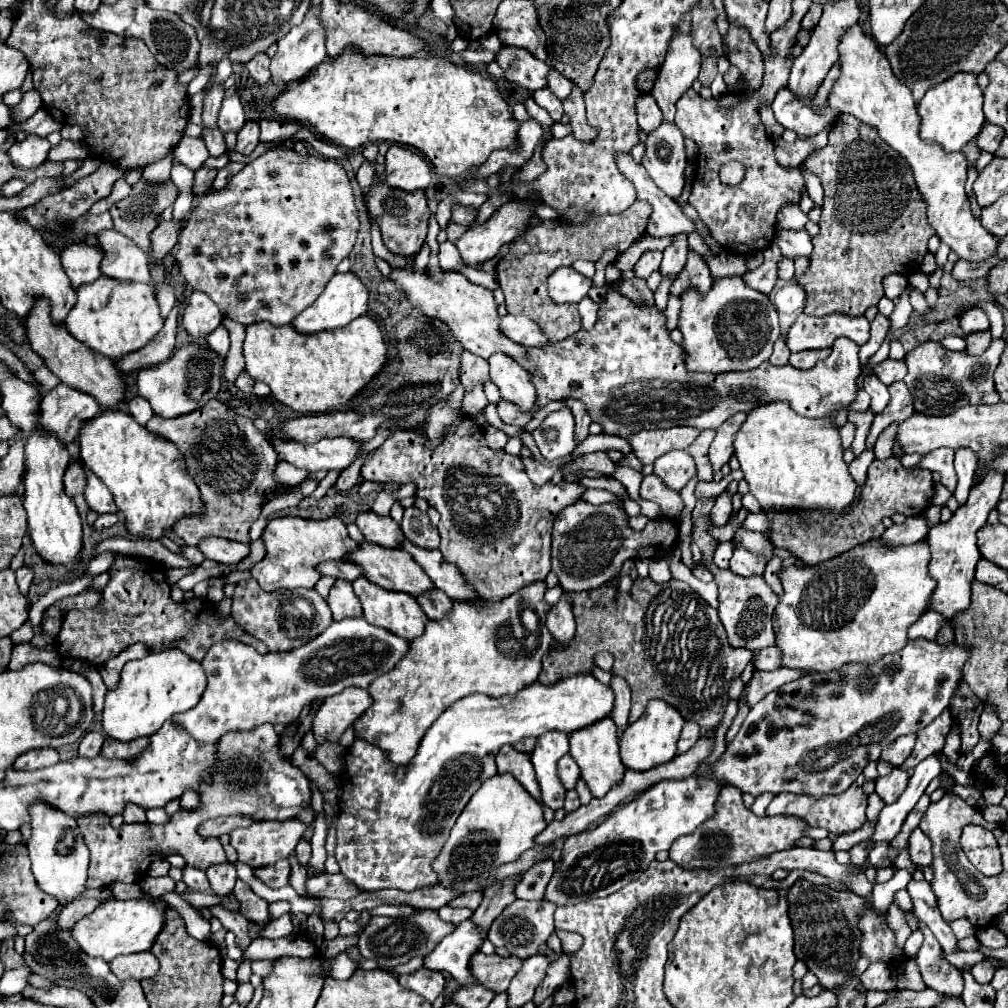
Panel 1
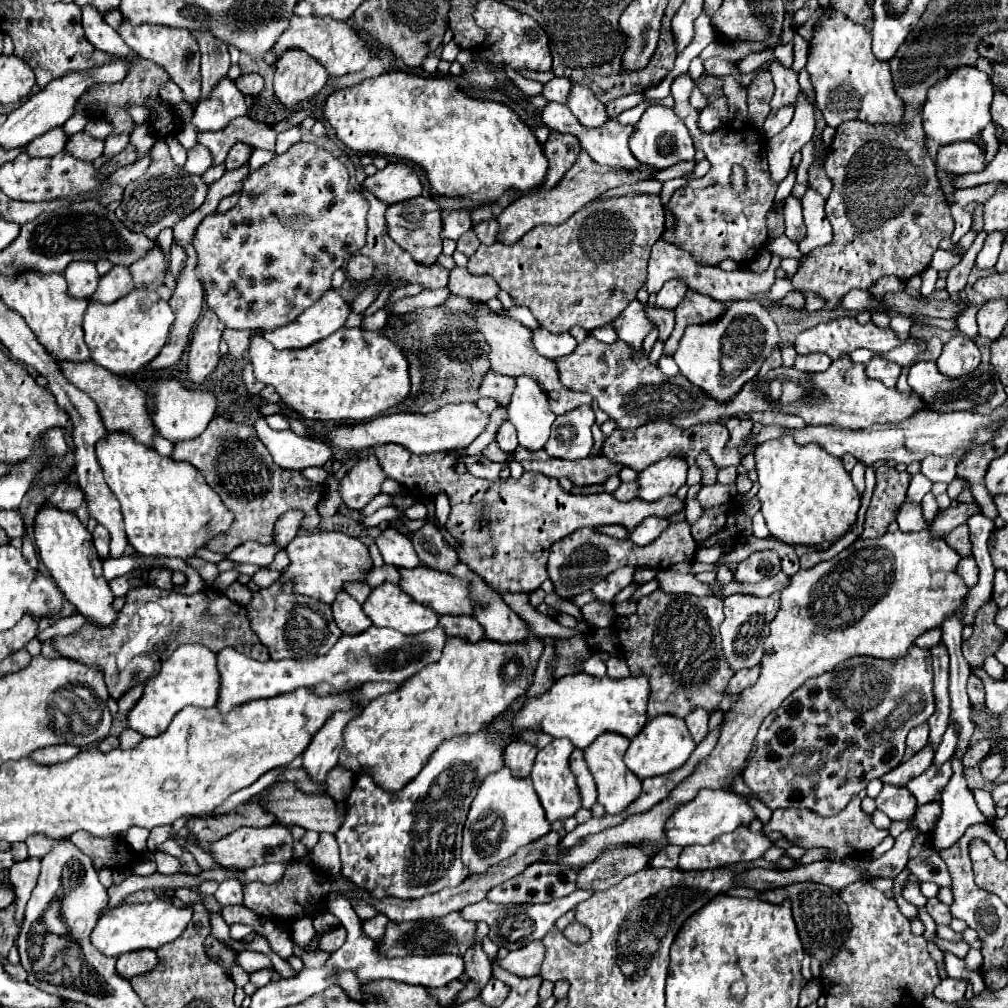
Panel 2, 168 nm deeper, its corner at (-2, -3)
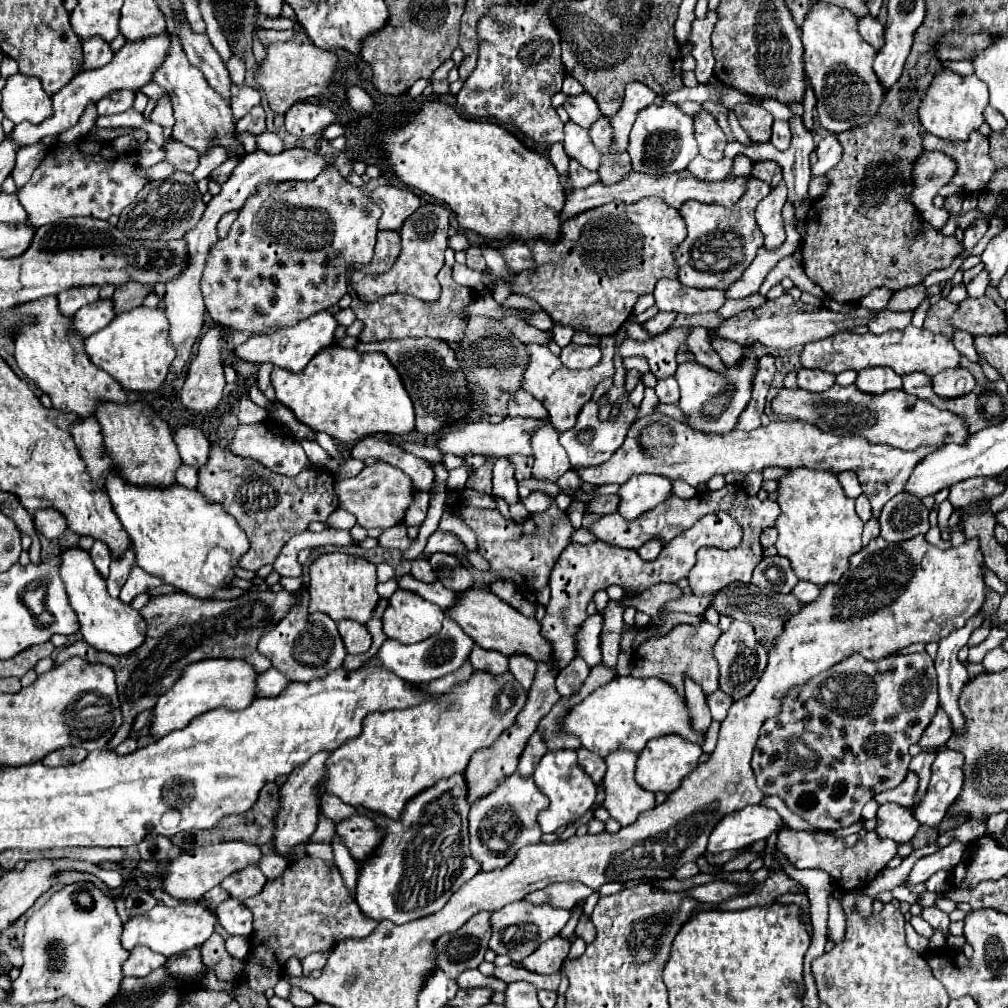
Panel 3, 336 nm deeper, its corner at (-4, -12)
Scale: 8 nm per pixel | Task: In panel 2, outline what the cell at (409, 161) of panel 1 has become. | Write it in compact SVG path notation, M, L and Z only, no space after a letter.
M390 163L382 171L376 171L372 177L366 177L362 187L374 193L386 205L400 203L422 193L418 175L412 171L412 167L400 163Z

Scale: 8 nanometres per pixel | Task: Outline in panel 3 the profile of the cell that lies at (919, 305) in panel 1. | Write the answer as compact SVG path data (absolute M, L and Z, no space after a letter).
M958 258L958 260L956 260L950 268L946 268L946 270L934 270L934 272L930 272L930 276L926 276L926 280L924 280L922 284L928 288L928 286L932 286L932 284L940 284L940 282L944 282L944 280L950 280L950 278L954 276L954 272L958 270L960 262L962 262L962 258Z

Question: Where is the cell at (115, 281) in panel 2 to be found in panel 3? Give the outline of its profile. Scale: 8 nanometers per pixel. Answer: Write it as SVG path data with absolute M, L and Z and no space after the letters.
M106 298L106 300L96 300L94 304L88 304L86 308L80 308L74 318L74 330L82 336L90 336L94 332L98 332L100 328L104 328L106 324L112 322L114 318L114 300Z

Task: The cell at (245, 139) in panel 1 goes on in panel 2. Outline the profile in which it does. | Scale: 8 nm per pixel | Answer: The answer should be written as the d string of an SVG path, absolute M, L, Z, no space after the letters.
M236 143L236 145L228 151L228 157L226 157L226 161L224 161L226 171L232 171L232 169L240 167L240 165L248 159L250 151L252 151L250 145L246 145L246 143Z

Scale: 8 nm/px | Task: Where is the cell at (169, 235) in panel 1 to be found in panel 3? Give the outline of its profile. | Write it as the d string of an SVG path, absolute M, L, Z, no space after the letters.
M136 282L118 286L116 292L114 292L114 296L112 296L114 298L114 312L120 314L120 312L128 312L128 310L140 306L150 292L152 292L150 286L136 284Z

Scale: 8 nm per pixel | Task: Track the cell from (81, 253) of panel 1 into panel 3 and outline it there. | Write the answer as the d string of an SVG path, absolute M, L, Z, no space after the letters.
M78 286L78 288L68 288L66 292L60 292L58 294L60 312L66 316L74 316L76 310L98 300L98 292L100 288L94 288L94 286Z

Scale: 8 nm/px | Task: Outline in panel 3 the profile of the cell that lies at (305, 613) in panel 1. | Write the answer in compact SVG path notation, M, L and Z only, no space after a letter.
M302 586L300 590L292 592L296 598L296 604L290 608L290 612L258 642L258 650L262 656L270 658L272 666L280 670L288 680L300 680L310 682L314 678L324 678L328 672L342 666L342 660L346 656L344 642L336 630L336 622L322 614L310 614L308 612L308 590Z

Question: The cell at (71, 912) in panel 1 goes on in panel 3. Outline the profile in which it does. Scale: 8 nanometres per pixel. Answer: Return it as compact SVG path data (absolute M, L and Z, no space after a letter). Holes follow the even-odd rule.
M244 868L242 872L236 872L222 880L222 888L236 900L244 902L246 898L252 898L262 892L268 878L260 872L260 868ZM240 888L240 890L238 890Z

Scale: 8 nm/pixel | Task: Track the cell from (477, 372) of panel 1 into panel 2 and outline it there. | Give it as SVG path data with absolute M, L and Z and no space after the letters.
M490 371L488 375L484 375L482 385L480 385L480 395L482 397L492 397L498 403L502 403L504 407L510 403L512 399L512 391L514 391L514 377L506 377L506 375L496 375L494 371Z

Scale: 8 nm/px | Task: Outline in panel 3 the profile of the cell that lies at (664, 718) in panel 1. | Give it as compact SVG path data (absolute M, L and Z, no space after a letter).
M668 734L662 738L654 738L646 744L646 748L640 752L636 762L636 782L648 790L648 792L674 792L686 774L698 766L698 758L702 756L702 746L684 740L678 734Z

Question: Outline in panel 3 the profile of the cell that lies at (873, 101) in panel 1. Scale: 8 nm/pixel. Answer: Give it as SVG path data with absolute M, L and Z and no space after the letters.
M816 2L800 30L804 44L804 72L818 98L816 114L820 126L840 134L870 122L884 102L886 90L872 70L876 50L858 34L856 16L850 10Z

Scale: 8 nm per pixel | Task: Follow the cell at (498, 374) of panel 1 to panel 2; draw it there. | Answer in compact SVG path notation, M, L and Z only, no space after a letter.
M516 377L508 419L518 431L518 443L528 451L544 449L556 415L550 411L548 397L530 377Z

